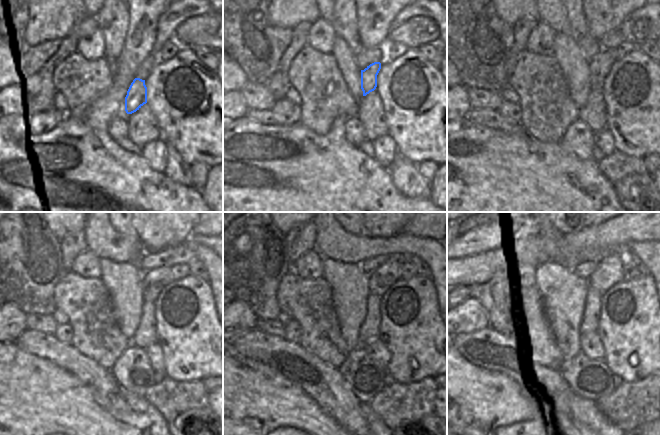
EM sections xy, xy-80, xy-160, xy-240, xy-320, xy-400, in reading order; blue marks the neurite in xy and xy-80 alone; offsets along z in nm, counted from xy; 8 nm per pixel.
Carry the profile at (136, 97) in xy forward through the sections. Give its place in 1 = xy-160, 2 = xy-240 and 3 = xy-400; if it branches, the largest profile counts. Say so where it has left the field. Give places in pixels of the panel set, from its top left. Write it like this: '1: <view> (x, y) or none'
1: xy-160 (599, 67)
2: xy-240 (154, 281)
3: xy-400 (609, 272)

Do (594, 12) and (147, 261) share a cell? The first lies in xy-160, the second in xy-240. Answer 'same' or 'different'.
different

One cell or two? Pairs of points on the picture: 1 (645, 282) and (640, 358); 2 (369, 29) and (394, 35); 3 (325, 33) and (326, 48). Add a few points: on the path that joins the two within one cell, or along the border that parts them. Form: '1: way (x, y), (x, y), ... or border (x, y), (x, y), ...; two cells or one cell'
1: way (640, 301), (640, 339); one cell
2: border (391, 30), (387, 40); two cells
3: way (325, 37), (325, 44); one cell

